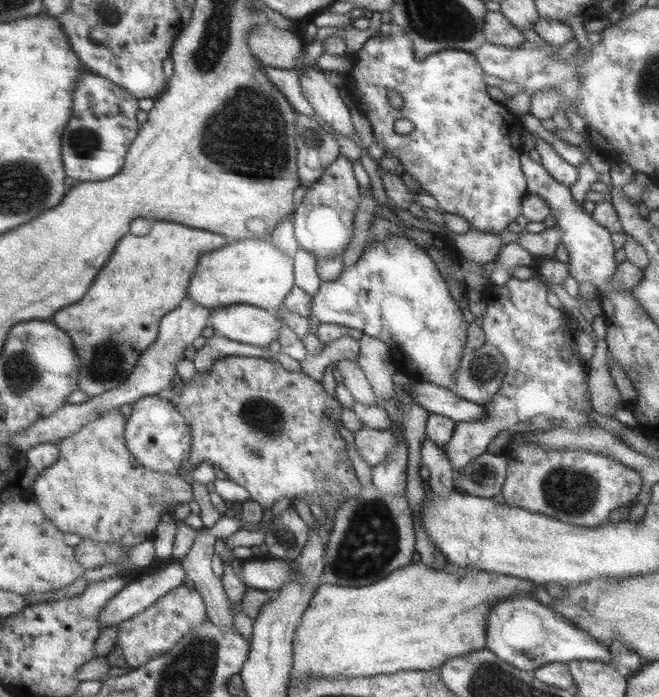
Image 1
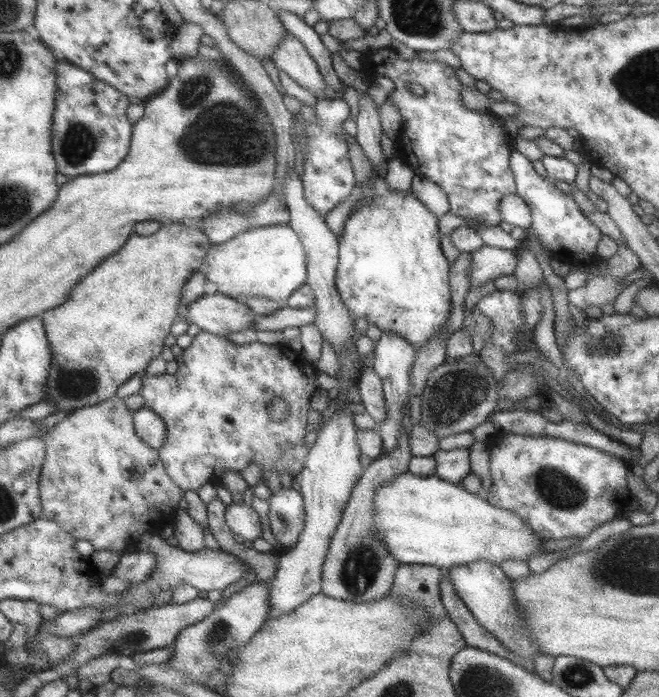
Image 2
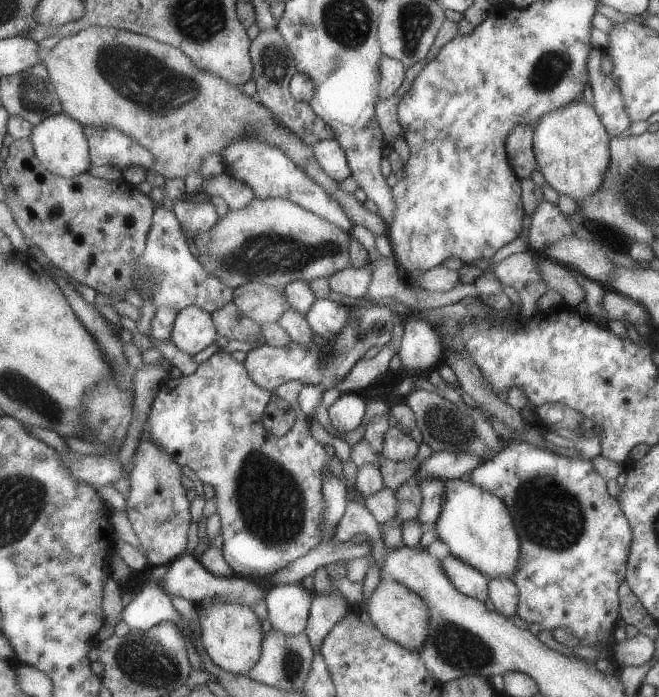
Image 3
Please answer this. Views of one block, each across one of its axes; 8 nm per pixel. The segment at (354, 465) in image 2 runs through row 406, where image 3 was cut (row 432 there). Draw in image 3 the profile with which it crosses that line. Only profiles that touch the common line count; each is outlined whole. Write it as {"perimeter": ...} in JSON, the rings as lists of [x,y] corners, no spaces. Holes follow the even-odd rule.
{"perimeter":[[[342,393],[342,396],[329,406],[332,426],[342,434],[362,424],[364,414],[366,414],[366,400],[358,396],[358,393]]]}

